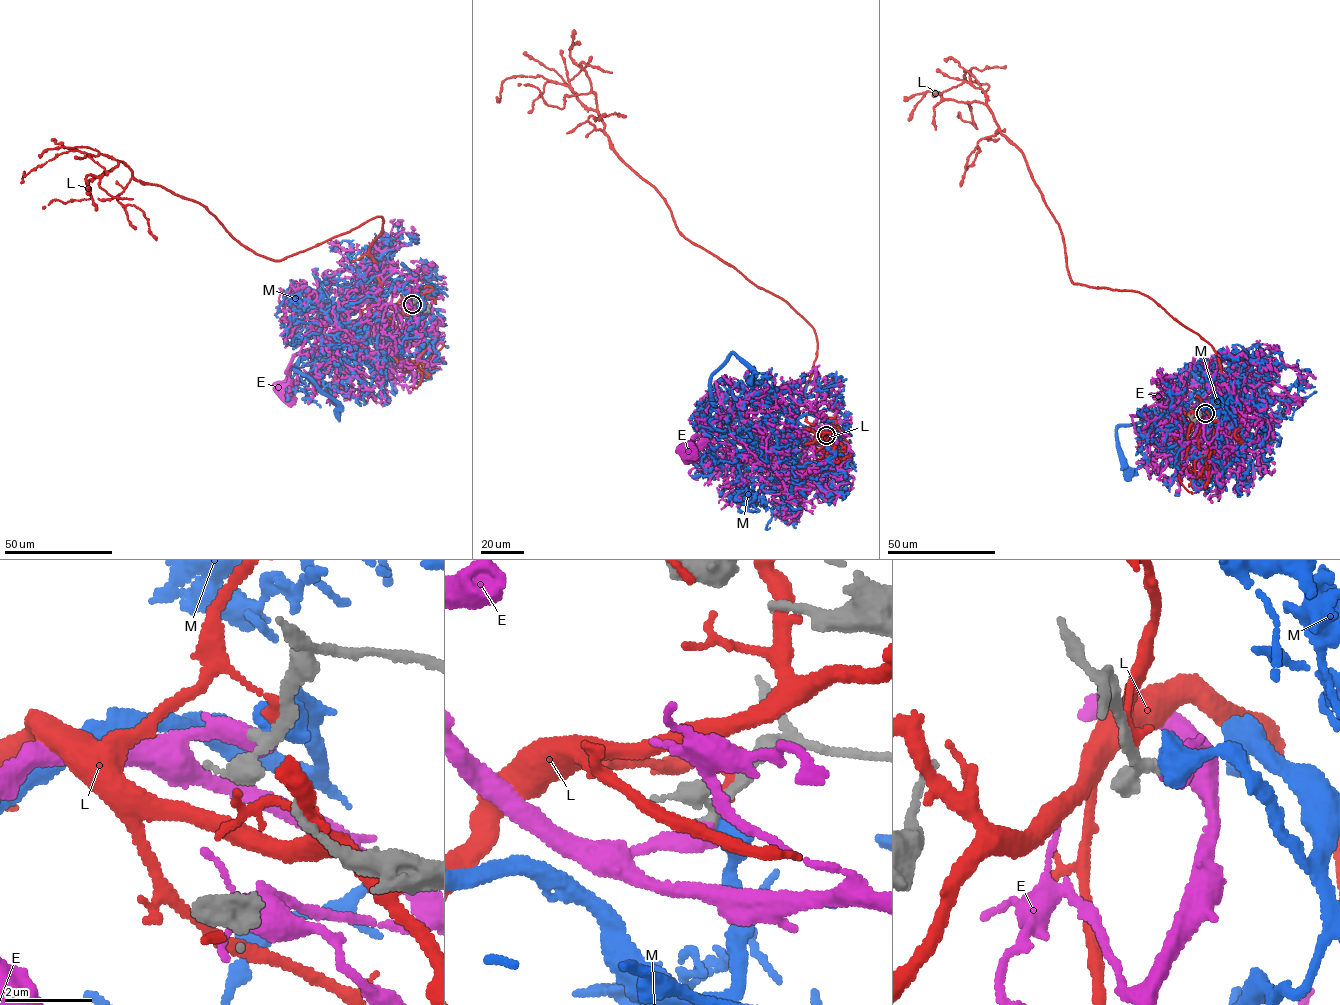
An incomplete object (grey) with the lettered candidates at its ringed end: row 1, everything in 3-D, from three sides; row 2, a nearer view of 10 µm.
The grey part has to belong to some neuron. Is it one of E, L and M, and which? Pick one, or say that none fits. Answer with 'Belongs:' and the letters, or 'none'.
Belongs: E

